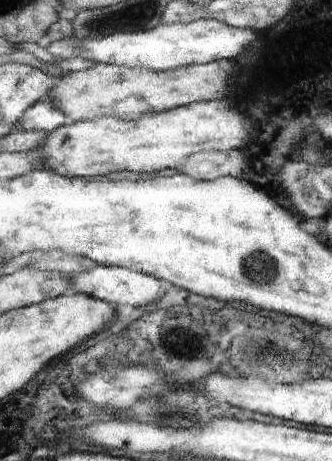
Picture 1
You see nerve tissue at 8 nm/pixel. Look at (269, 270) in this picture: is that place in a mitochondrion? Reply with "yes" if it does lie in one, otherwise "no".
yes

